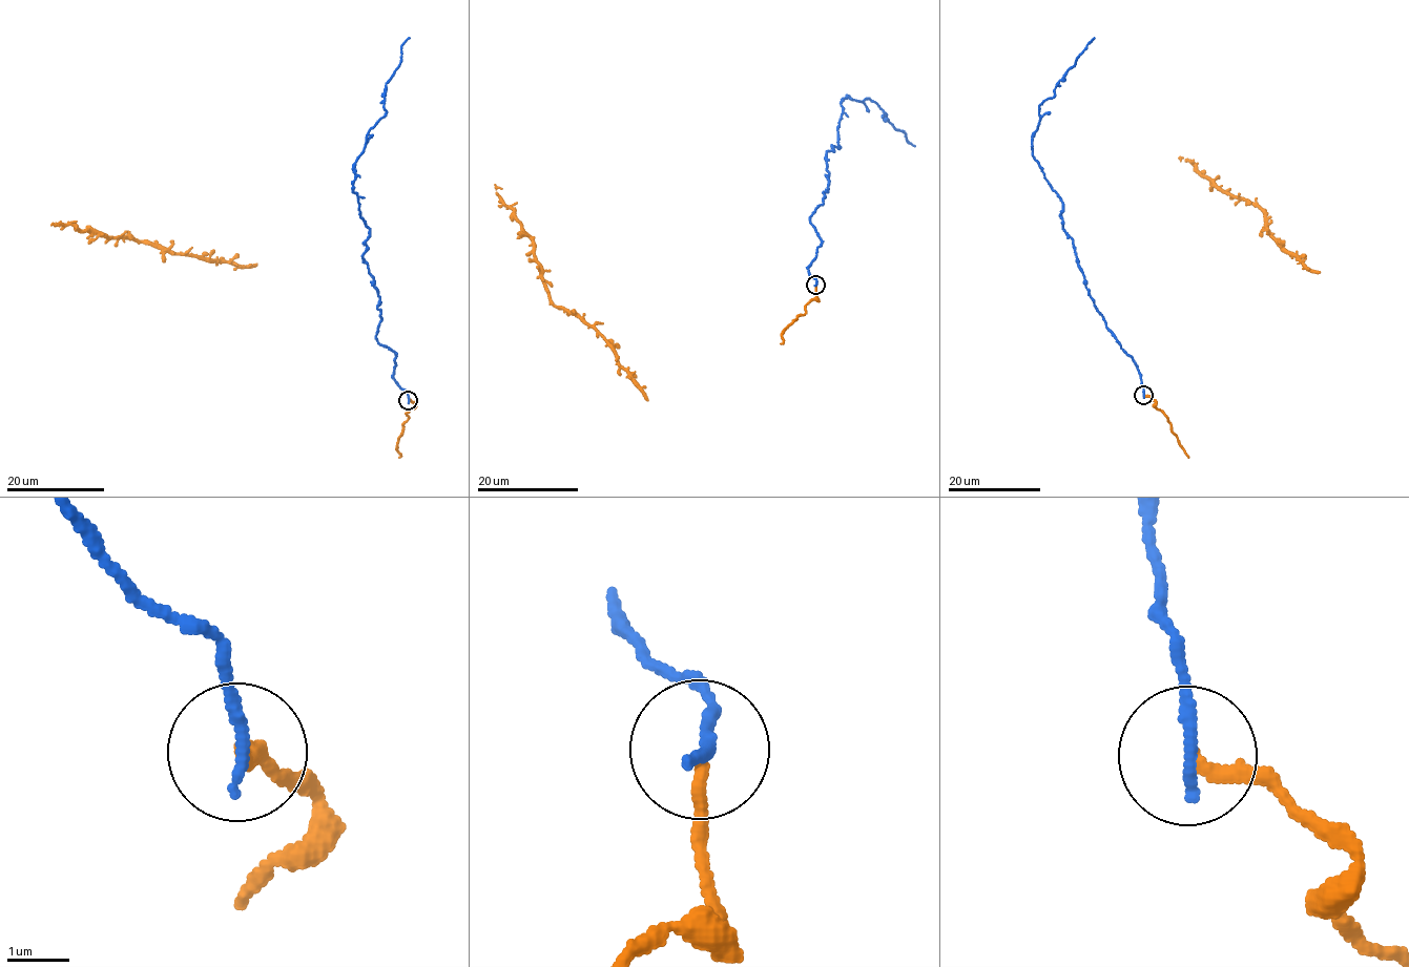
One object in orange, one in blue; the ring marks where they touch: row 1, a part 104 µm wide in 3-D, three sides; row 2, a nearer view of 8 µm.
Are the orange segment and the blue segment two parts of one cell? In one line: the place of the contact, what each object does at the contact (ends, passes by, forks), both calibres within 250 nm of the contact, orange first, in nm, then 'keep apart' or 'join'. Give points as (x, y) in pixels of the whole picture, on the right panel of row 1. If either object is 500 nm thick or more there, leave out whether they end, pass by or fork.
(1143, 395) | orange ends | blue ends | 200/200 nm | join

